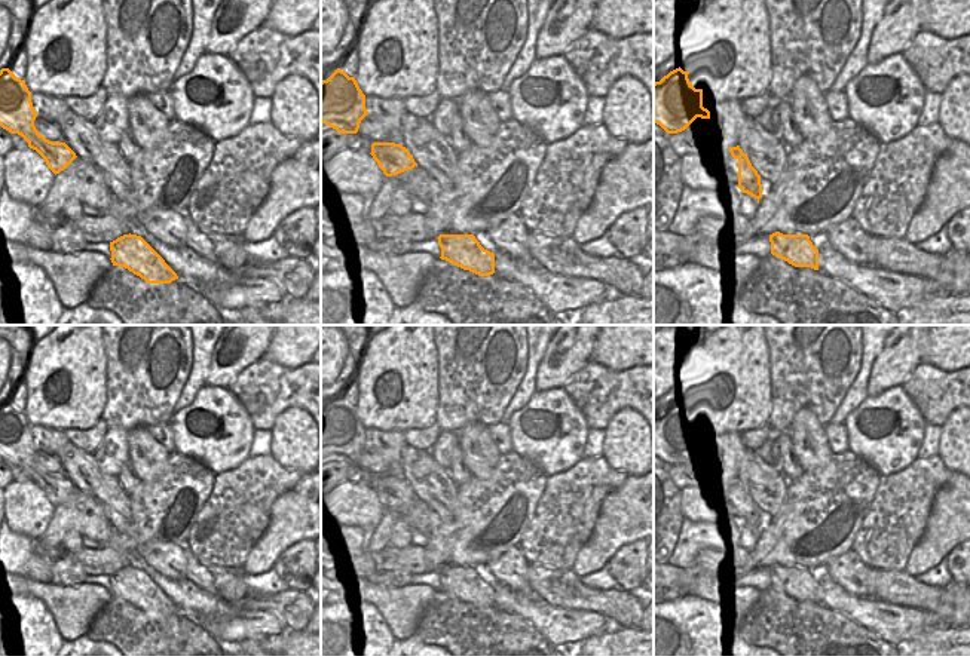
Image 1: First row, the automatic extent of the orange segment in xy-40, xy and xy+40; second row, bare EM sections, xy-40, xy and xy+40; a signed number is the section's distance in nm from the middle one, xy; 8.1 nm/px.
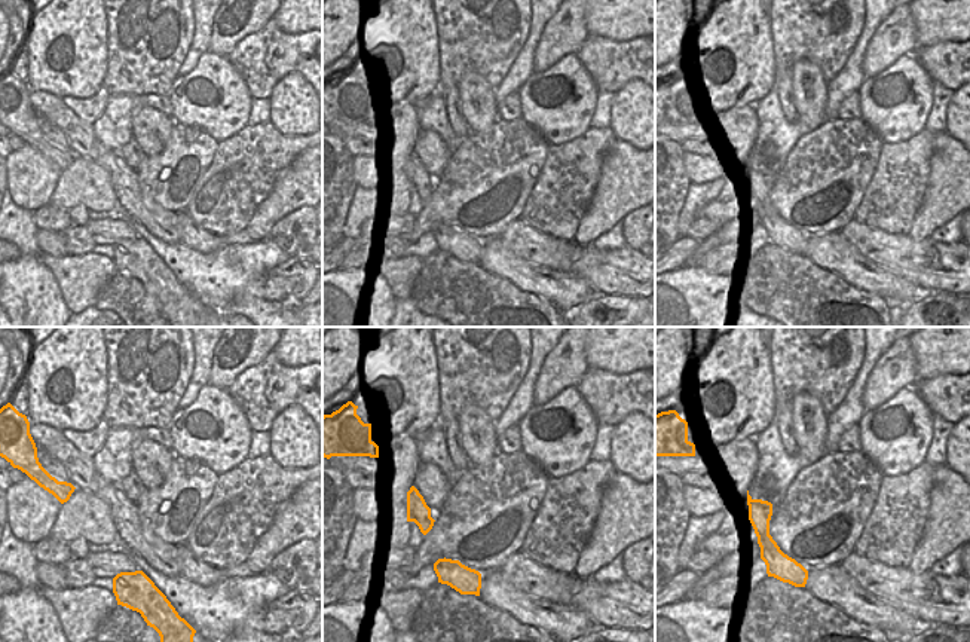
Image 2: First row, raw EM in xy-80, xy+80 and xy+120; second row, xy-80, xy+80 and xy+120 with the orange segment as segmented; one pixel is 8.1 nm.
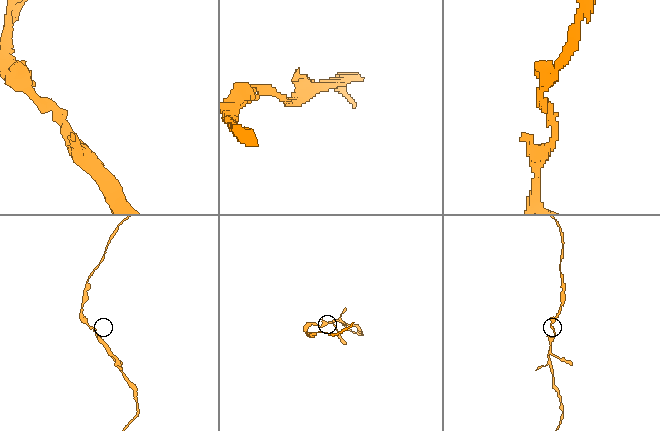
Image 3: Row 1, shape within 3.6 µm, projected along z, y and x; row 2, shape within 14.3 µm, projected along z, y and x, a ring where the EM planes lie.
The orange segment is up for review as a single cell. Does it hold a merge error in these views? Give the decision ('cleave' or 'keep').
keep

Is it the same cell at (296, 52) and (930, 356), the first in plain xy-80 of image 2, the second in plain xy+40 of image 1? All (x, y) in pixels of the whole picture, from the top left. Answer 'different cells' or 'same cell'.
different cells

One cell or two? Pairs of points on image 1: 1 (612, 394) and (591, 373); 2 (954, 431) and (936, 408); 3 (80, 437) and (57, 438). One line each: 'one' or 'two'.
1: one
2: two
3: two

